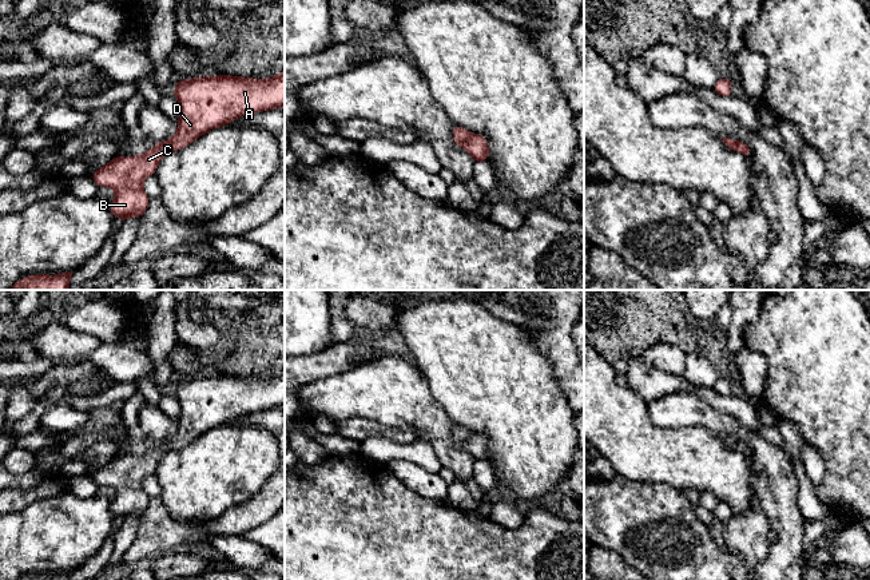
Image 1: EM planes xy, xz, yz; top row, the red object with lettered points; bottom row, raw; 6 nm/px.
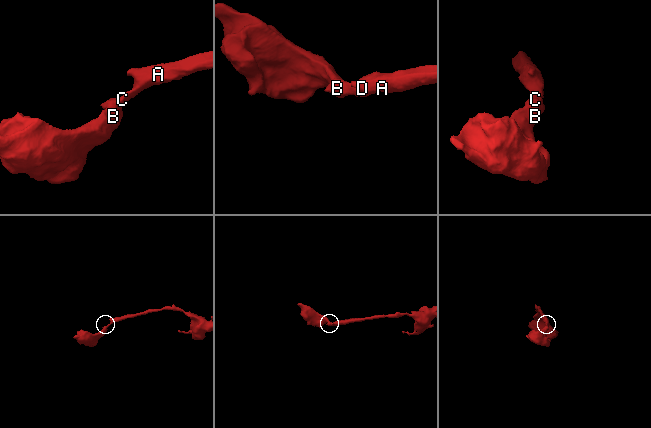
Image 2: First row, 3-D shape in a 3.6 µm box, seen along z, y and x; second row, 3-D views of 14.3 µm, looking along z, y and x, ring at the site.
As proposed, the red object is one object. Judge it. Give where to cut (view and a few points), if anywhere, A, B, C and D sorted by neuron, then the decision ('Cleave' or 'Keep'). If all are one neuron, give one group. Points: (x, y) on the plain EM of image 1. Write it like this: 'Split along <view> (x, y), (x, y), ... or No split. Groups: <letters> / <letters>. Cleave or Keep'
No split. Groups: A B C D. Keep

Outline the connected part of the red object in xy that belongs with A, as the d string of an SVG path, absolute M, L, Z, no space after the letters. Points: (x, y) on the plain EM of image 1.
M285 370L271 378L251 378L230 374L211 377L192 377L175 381L174 397L180 404L178 430L170 440L156 442L151 449L139 456L116 456L104 466L96 469L91 476L98 486L111 486L115 497L111 500L110 511L115 517L140 517L147 509L150 497L143 489L143 480L155 474L163 454L170 450L179 450L192 442L200 434L226 425L239 416L262 412L285 405Z

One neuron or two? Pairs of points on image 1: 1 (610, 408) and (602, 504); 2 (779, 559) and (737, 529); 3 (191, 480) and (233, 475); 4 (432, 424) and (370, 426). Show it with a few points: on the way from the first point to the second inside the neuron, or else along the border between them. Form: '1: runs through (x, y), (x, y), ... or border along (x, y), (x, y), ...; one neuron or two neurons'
1: border along (616, 473), (631, 480), (647, 483); two neurons
2: border along (771, 544), (767, 555), (750, 565); two neurons
3: runs through (202, 480), (210, 475), (222, 475); one neuron
4: border along (356, 416), (400, 430), (412, 429), (416, 434); two neurons

